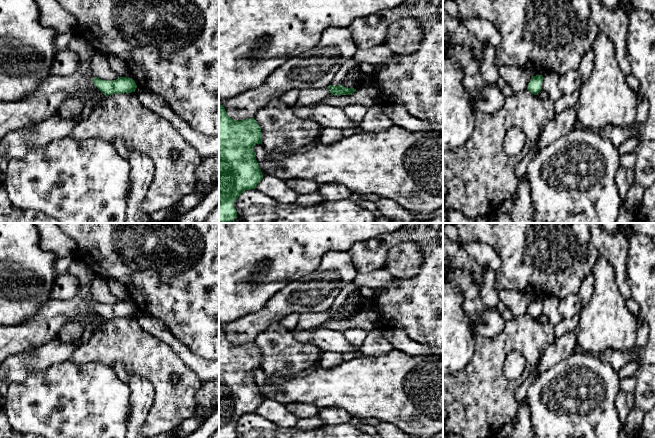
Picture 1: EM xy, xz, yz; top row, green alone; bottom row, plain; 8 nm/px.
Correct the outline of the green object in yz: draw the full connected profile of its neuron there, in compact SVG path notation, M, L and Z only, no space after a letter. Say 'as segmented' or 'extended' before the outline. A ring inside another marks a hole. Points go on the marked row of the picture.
as segmented | M542 75L532 76L530 82L528 83L527 90L534 95L538 95L538 93L542 90L542 82Z

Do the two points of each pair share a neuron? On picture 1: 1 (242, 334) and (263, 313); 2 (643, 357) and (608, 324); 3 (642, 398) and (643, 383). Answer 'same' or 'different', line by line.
1: same
2: different
3: same

